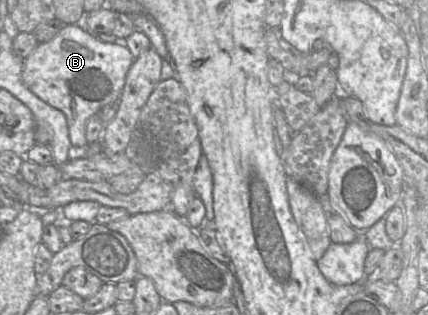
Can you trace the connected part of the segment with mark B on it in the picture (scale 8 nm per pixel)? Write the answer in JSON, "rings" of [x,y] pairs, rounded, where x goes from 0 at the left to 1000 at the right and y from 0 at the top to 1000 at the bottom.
{"rings":[[[154,76],[112,133],[98,133],[54,194],[51,257],[86,308],[150,359],[168,463],[189,470],[208,454],[201,441],[203,381],[252,330],[276,327],[292,267],[294,235],[313,181],[292,143],[248,137],[199,98],[185,79]]]}

